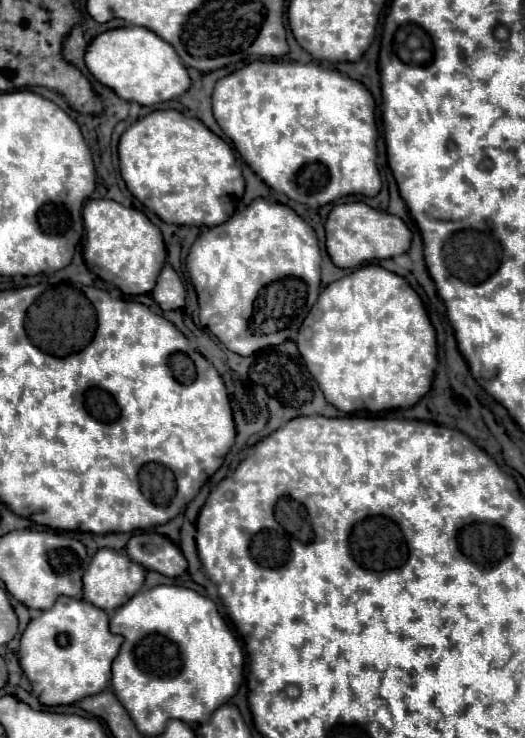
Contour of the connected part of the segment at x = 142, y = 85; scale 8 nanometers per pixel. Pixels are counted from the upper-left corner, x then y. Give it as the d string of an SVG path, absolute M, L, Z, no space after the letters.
M139 26L113 28L95 36L85 50L85 64L95 80L113 90L127 102L151 106L157 102L173 100L189 88L189 74L173 46L159 38L155 32Z

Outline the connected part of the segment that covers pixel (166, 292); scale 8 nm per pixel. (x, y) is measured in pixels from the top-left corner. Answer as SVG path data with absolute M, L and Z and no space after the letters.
M165 264L165 268L161 270L151 296L161 310L177 310L185 304L185 288L169 264Z

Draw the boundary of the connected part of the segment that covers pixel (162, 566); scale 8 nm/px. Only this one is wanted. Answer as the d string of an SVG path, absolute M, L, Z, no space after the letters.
M157 534L157 538L149 536L131 536L125 546L127 556L141 564L145 570L155 570L163 576L179 576L187 570L187 562L179 548L175 548L165 536Z

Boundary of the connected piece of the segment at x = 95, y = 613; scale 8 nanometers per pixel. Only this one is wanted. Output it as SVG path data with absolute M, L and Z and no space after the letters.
M59 596L53 608L41 612L41 616L33 618L19 642L19 664L33 690L39 696L39 702L45 706L59 706L59 704L73 704L83 700L85 696L93 696L103 692L111 680L111 662L117 656L123 638L109 632L109 618L105 610L85 602L83 598L67 598Z

